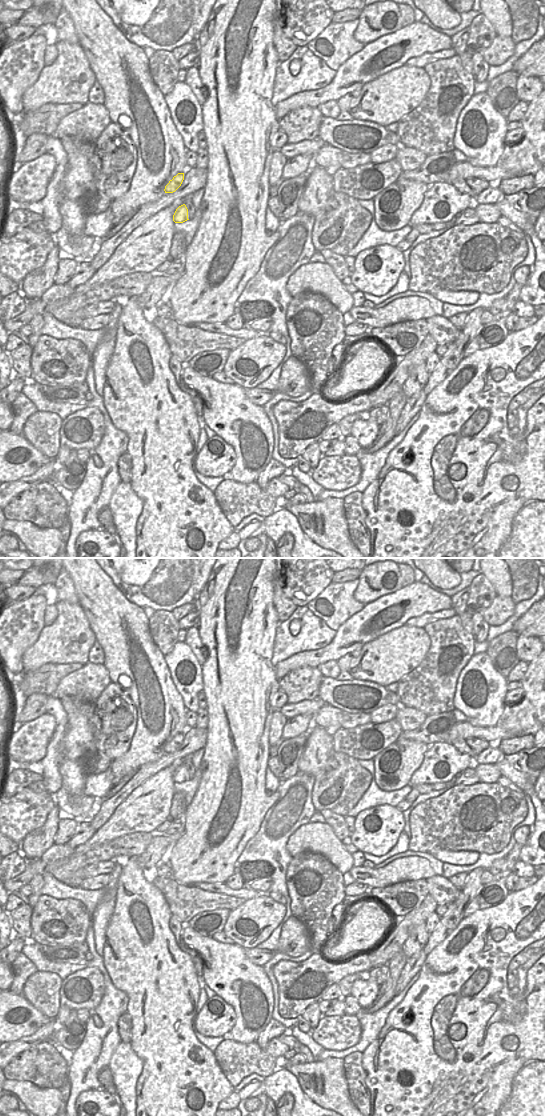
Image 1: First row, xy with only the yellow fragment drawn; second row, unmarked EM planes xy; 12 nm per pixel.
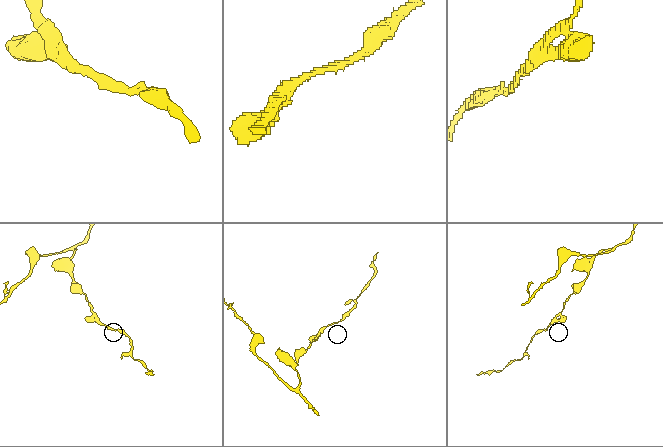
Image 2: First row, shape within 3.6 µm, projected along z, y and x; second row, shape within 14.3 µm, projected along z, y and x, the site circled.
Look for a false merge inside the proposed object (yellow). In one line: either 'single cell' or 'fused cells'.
single cell

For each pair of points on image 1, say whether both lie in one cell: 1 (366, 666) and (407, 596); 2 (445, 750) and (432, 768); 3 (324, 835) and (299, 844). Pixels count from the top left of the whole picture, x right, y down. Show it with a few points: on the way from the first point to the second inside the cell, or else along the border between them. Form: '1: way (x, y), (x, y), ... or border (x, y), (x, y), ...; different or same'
1: border (404, 624), (364, 644); different
2: way (444, 754), (434, 764); same
3: way (318, 837), (305, 839); same

